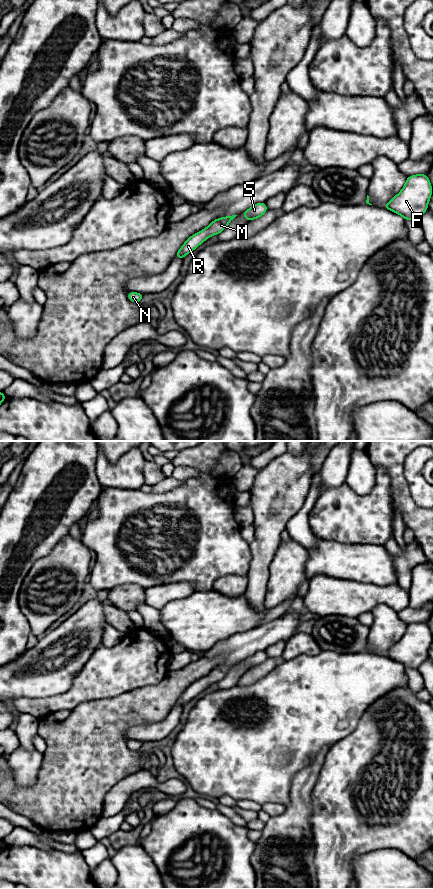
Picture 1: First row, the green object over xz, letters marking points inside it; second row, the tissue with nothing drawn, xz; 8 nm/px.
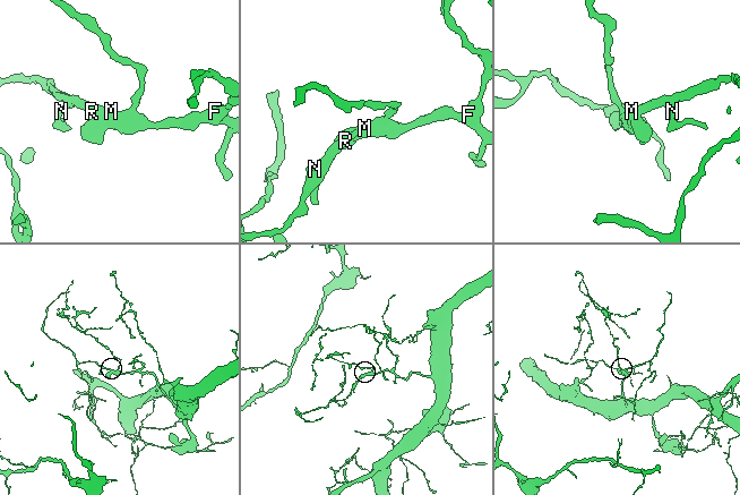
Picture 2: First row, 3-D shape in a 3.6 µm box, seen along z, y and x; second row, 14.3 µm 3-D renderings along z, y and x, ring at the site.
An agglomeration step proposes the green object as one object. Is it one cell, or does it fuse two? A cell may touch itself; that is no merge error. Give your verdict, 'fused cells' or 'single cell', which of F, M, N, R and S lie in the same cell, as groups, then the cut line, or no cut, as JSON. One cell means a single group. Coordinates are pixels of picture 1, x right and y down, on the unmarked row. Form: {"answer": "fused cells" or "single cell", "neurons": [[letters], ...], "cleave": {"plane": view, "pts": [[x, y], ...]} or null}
{"answer": "single cell", "neurons": [["F", "M", "N", "R", "S"]], "cleave": null}

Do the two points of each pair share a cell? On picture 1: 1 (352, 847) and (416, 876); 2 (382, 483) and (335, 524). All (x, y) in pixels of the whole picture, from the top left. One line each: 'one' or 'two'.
1: two
2: one

